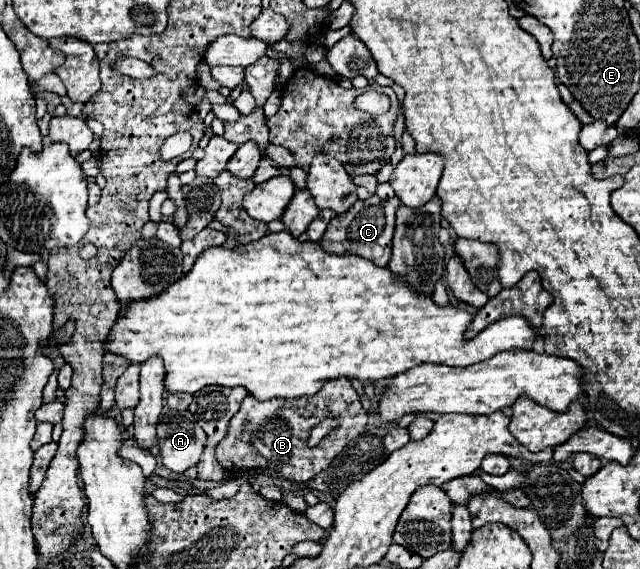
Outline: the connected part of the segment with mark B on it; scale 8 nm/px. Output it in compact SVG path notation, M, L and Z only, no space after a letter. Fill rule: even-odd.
M344 377L328 381L314 397L258 401L248 395L242 401L240 411L230 419L226 437L216 445L216 459L226 471L272 469L284 479L306 483L320 471L328 469L346 443L364 431L366 423L368 415L362 409L352 383ZM326 419L336 419L338 429L332 429L316 449L310 449L310 445L306 445L310 429Z

